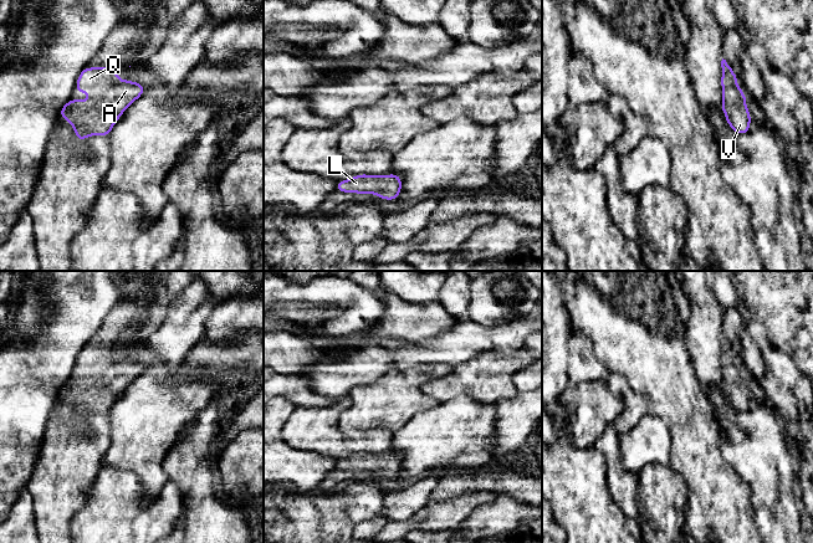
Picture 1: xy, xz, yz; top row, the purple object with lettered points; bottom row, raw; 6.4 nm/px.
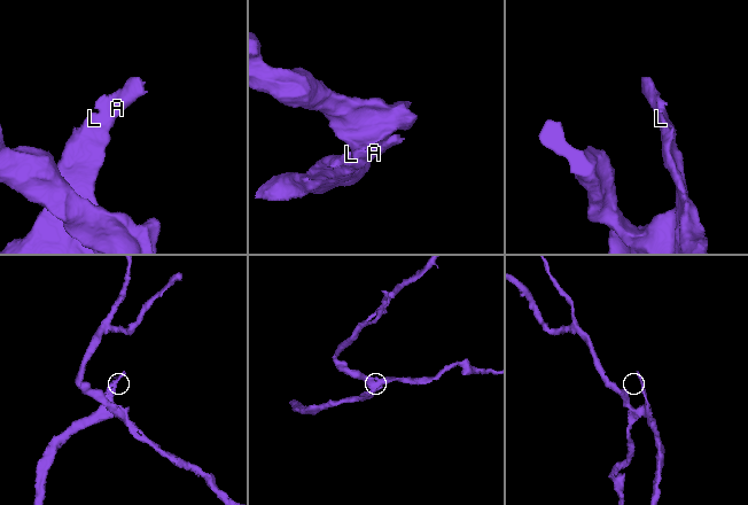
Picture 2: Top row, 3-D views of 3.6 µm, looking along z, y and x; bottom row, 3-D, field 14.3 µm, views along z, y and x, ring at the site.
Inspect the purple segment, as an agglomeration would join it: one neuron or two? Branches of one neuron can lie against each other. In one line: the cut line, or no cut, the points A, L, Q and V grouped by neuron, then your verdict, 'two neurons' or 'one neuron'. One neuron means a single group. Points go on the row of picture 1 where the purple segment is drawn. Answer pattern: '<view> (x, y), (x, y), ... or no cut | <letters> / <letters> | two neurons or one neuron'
no cut | A L Q V | one neuron

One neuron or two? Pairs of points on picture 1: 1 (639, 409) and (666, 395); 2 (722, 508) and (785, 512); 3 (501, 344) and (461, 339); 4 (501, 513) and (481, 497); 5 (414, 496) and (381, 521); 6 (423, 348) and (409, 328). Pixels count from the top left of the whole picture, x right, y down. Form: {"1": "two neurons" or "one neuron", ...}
{"1": "two neurons", "2": "two neurons", "3": "one neuron", "4": "two neurons", "5": "one neuron", "6": "two neurons"}

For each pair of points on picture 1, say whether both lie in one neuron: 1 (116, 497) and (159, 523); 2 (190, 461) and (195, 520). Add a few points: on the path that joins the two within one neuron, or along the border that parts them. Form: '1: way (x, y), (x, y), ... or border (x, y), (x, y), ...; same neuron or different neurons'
1: way (127, 508), (139, 521), (148, 521); same neuron
2: way (193, 476), (195, 482), (195, 505); same neuron

